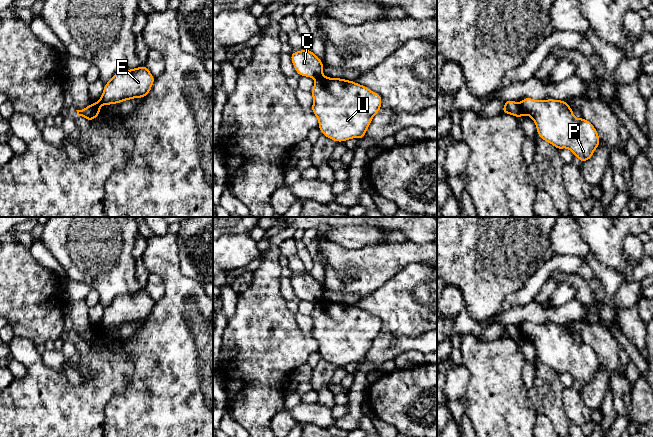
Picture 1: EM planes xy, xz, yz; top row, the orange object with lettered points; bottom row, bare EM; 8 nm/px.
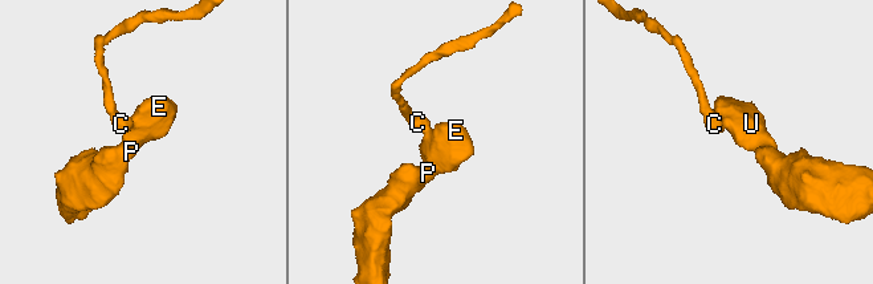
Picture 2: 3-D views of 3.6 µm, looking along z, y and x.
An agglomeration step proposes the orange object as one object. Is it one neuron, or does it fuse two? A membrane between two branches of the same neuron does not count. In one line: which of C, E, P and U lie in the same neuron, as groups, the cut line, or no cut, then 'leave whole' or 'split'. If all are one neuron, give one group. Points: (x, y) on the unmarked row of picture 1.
groups C / E P U; cut yz (519, 327), (523, 338); split

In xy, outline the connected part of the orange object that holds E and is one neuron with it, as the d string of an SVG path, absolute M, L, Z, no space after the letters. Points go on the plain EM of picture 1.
M143 289L130 294L118 295L105 307L103 317L95 328L100 335L104 328L112 329L133 322L144 322L149 318L154 304L155 301Z

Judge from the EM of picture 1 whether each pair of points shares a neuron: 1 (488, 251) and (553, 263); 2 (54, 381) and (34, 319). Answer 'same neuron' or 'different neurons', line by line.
1: different neurons
2: different neurons

